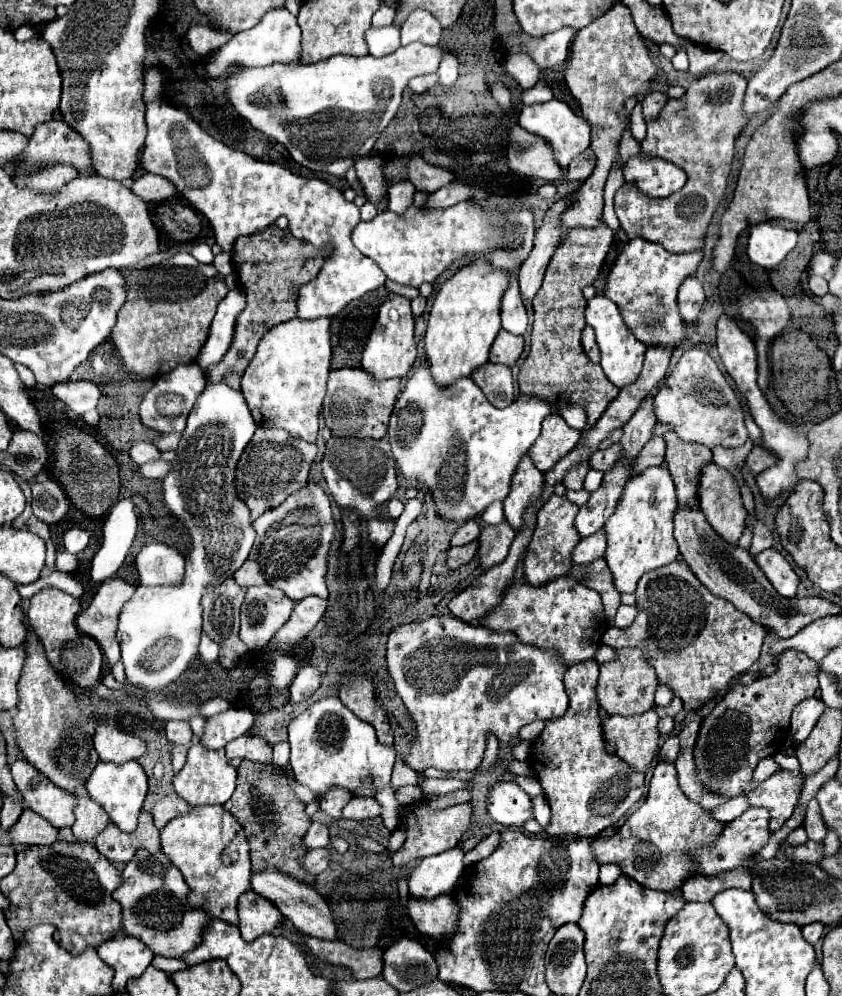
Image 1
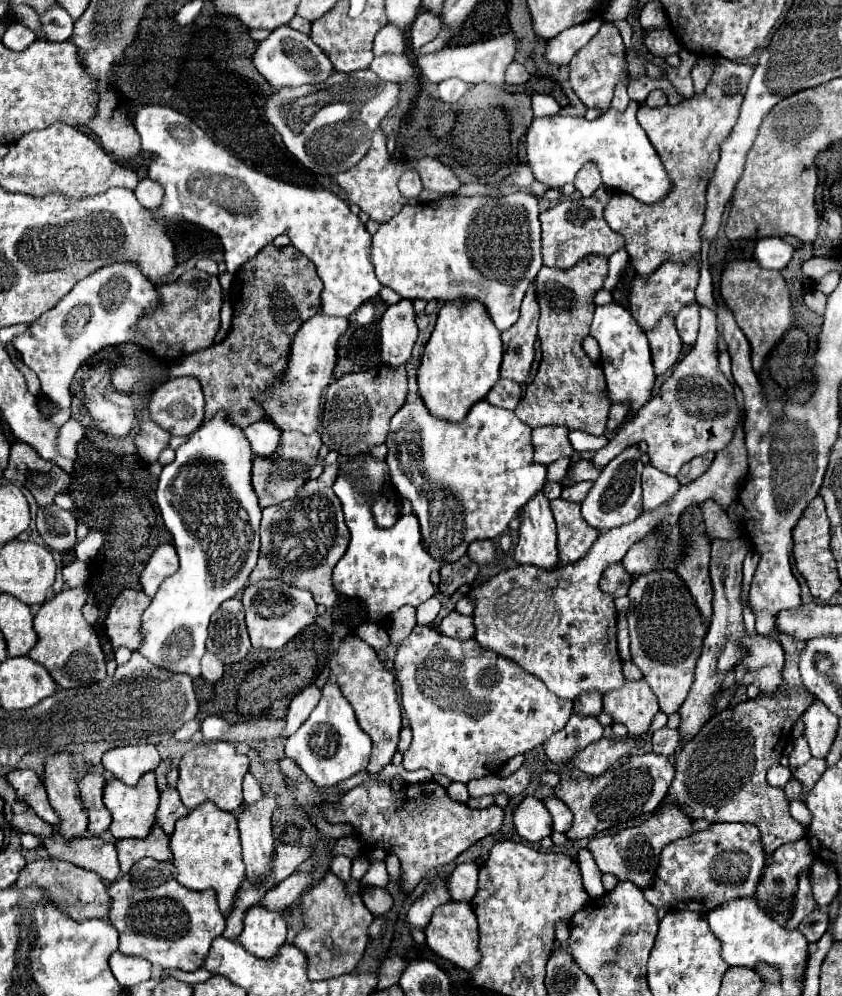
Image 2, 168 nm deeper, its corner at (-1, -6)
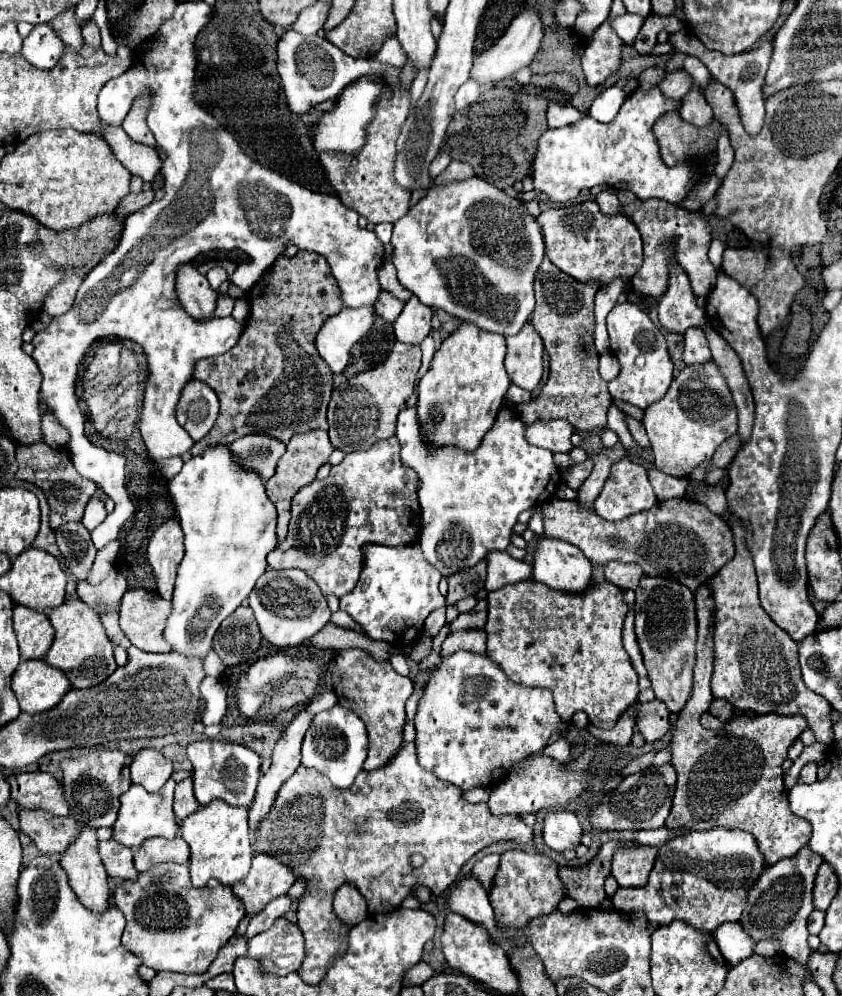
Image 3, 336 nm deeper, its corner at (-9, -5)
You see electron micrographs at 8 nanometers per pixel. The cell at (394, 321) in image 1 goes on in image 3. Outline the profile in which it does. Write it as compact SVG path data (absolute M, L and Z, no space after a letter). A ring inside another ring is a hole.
M411 296L405 304L401 316L395 320L395 336L405 344L421 344L421 340L431 332L433 308L423 306L419 298Z

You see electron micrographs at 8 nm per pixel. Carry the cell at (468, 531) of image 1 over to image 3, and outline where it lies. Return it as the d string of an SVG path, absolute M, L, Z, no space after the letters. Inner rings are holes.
M493 552L487 556L487 590L499 590L507 584L517 584L533 578L533 566L511 558L507 552Z

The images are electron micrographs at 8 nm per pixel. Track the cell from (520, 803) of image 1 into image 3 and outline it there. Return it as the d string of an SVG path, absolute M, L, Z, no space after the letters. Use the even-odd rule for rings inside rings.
M559 810L547 814L543 826L543 840L551 850L561 854L565 850L577 850L577 846L581 844L581 836L583 836L583 826L579 824L573 812Z

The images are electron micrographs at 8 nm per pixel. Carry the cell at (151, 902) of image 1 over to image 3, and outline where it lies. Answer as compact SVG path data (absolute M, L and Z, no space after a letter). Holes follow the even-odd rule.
M159 864L151 870L139 874L137 880L125 880L115 888L113 894L115 906L123 912L127 926L123 932L123 946L137 954L145 966L161 972L183 972L183 974L203 974L211 962L217 958L219 948L223 948L229 938L235 934L239 920L245 916L243 902L235 898L231 886L223 886L221 882L211 880L205 888L195 888L189 878L189 868L183 864Z

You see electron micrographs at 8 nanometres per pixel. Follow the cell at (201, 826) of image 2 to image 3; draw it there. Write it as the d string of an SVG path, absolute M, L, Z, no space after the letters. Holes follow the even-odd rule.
M213 800L211 804L201 806L195 814L187 816L181 822L181 838L191 848L189 870L195 888L203 888L211 878L217 878L221 884L233 886L243 876L247 876L253 858L247 828L247 808L233 808L223 800Z

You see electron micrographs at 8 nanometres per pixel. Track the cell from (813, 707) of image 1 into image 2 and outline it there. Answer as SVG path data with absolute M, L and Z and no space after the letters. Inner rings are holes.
M797 737L795 739L795 747L789 753L789 763L791 763L789 767L805 765L809 759L811 759L811 753L809 753L809 747L807 747L807 739L805 737Z

